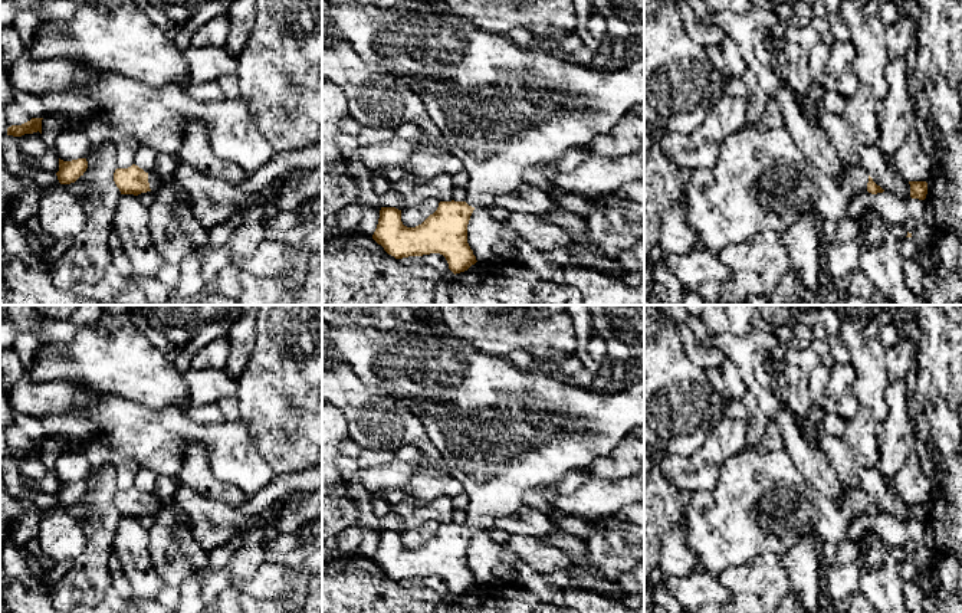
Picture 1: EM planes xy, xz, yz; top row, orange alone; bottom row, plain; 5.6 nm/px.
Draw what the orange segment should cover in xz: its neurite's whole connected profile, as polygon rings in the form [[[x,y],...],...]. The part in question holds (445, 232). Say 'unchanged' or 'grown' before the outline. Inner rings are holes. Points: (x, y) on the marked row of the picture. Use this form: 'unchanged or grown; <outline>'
grown; [[[403,0],[385,9],[326,1],[322,9],[322,27],[339,33],[362,59],[406,78],[440,130],[444,147],[463,163],[469,176],[464,201],[440,201],[437,210],[416,227],[403,224],[401,210],[381,207],[372,235],[372,239],[395,259],[440,253],[454,275],[477,262],[467,243],[467,224],[475,209],[489,207],[498,196],[518,190],[523,170],[532,167],[551,170],[568,150],[585,148],[592,138],[608,132],[636,105],[644,105],[644,59],[626,62],[617,68],[581,66],[565,56],[552,55],[545,46],[525,49],[505,36],[477,29],[464,17],[454,14],[443,0],[433,3]]]

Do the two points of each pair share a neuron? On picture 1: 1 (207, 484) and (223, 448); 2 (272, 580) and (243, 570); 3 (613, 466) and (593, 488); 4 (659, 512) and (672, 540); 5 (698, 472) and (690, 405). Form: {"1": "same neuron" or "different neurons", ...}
{"1": "different neurons", "2": "different neurons", "3": "different neurons", "4": "different neurons", "5": "different neurons"}

